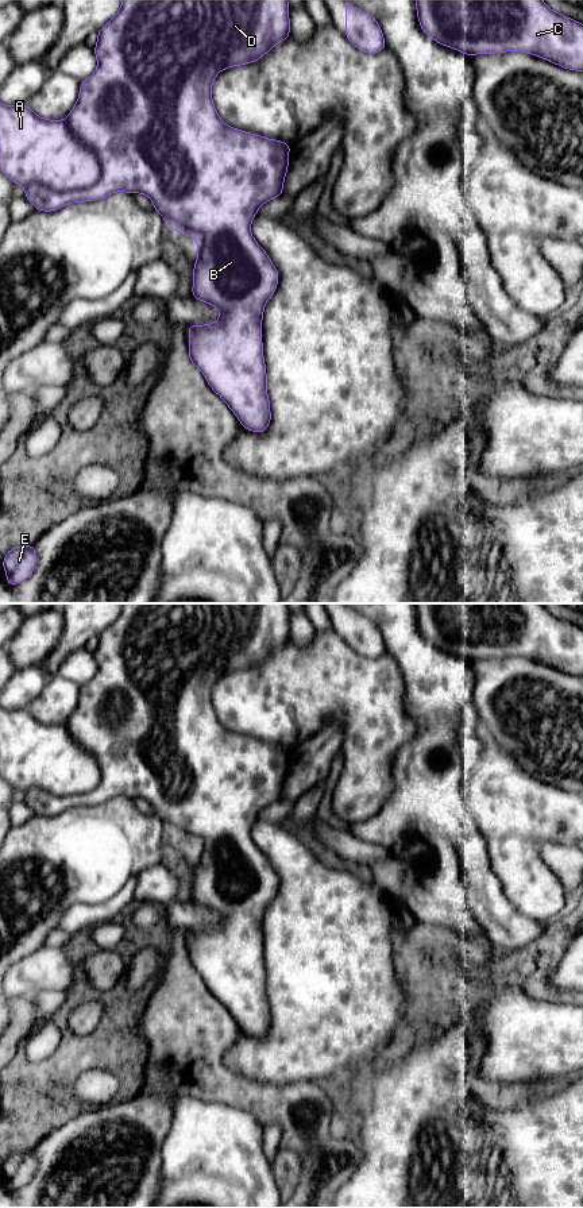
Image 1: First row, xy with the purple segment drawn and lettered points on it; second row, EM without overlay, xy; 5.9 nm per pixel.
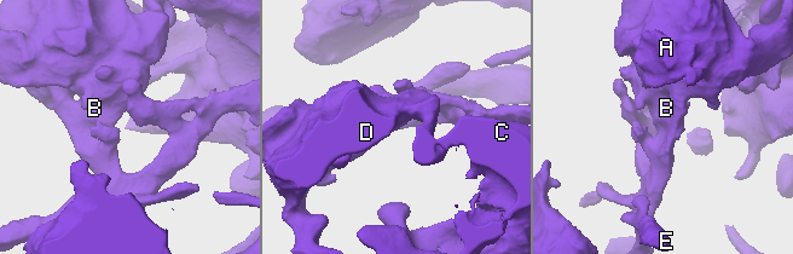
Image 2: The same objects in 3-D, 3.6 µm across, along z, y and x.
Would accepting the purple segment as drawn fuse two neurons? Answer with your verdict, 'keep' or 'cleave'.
keep

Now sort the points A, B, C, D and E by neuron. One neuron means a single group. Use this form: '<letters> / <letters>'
A B C D E

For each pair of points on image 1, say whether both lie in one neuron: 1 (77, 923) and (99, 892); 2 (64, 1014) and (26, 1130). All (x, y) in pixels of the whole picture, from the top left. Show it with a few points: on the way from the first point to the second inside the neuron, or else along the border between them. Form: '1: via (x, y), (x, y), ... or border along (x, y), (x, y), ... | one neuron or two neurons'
1: border along (122, 887), (112, 895), (74, 903), (64, 913) | two neurons
2: via (69, 1042), (69, 1058), (30, 1102) | one neuron

